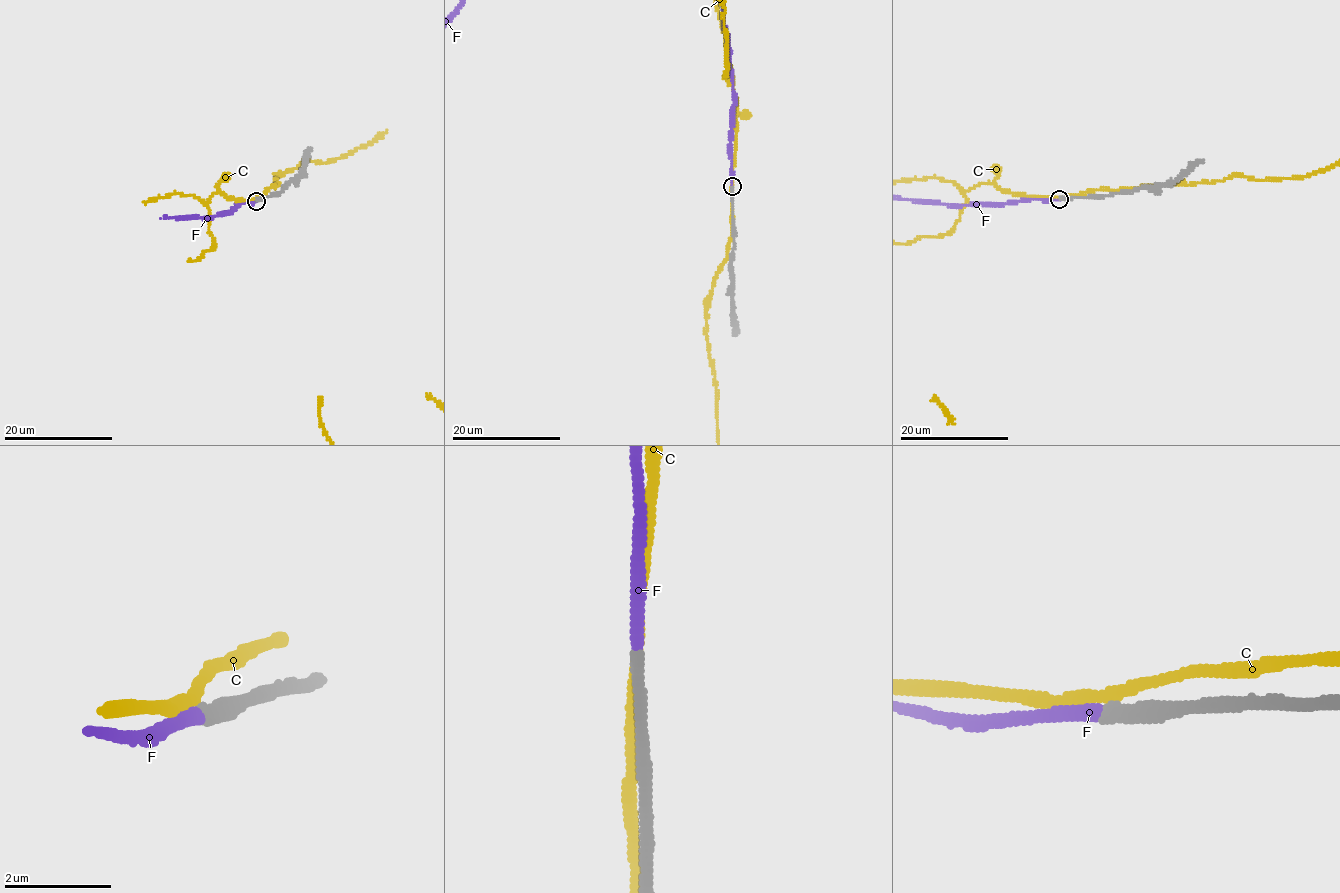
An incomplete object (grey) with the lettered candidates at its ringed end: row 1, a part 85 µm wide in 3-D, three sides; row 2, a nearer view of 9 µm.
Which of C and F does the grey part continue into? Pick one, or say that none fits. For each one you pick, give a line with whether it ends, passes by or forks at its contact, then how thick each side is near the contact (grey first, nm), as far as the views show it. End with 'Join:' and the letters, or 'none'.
F: it ends | 280/240 nm
Join: F

